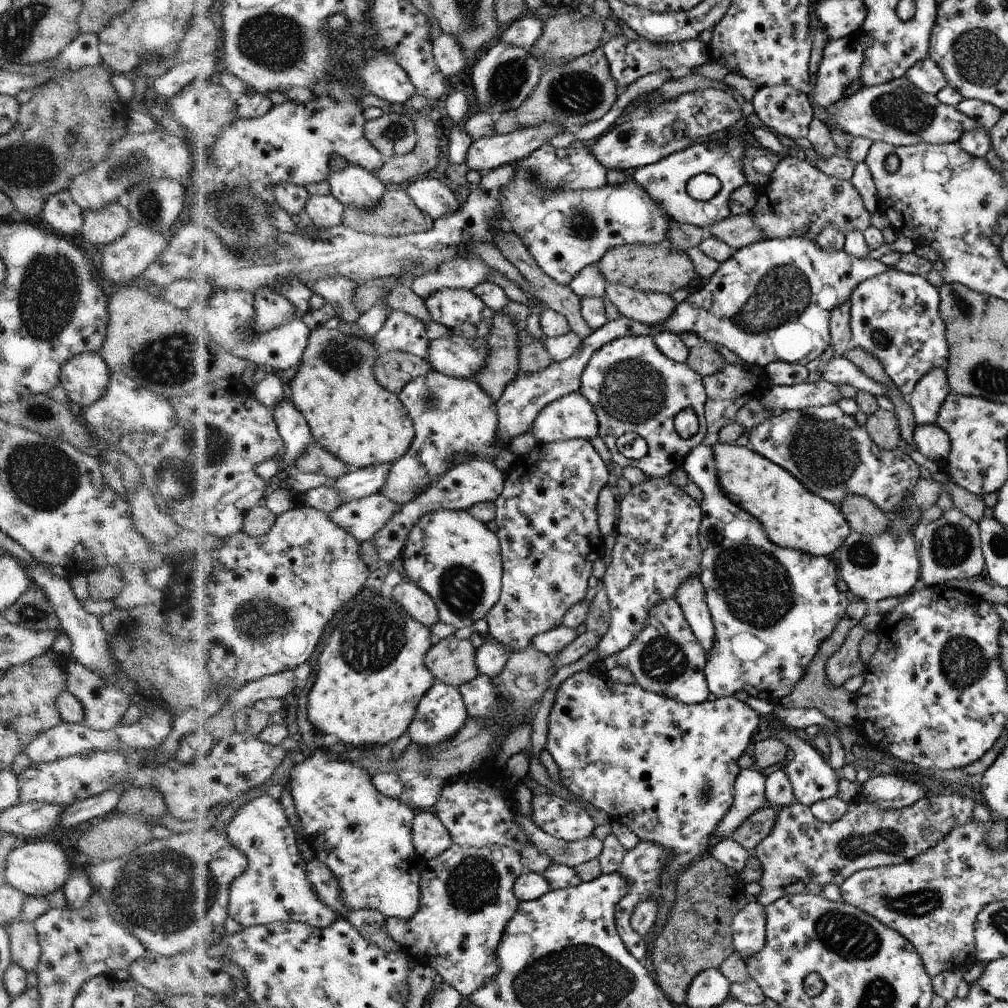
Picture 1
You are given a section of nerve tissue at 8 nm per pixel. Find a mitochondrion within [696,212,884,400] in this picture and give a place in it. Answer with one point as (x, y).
(783, 295)

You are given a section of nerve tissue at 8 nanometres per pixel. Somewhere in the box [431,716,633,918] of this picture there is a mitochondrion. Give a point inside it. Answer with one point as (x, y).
(473, 885)

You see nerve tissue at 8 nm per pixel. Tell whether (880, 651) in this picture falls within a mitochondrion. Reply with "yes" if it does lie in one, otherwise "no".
no

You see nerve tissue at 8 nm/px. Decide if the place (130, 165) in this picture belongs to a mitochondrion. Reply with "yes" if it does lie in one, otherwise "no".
yes

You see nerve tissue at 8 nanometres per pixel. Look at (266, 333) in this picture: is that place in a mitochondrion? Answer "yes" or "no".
no

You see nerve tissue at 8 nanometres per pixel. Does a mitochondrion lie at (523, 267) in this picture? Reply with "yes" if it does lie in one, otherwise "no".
no

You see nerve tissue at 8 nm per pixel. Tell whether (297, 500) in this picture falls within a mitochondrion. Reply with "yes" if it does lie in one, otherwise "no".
no

